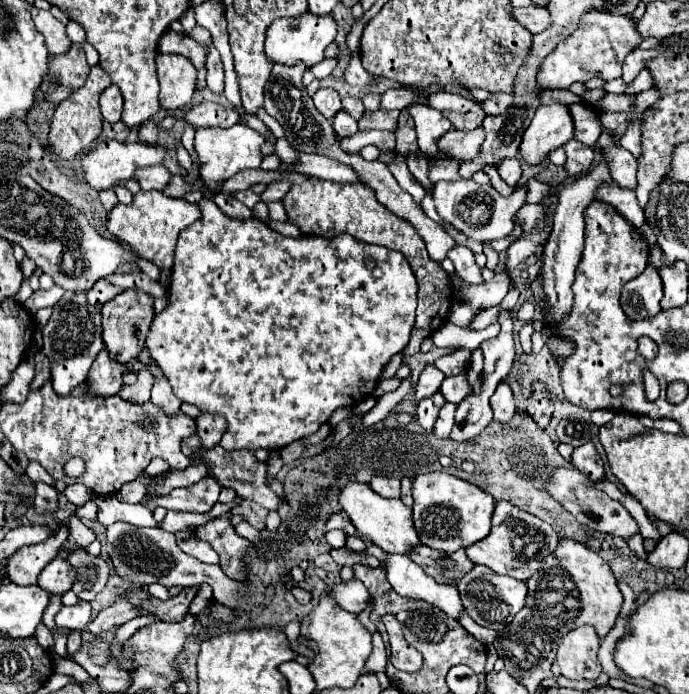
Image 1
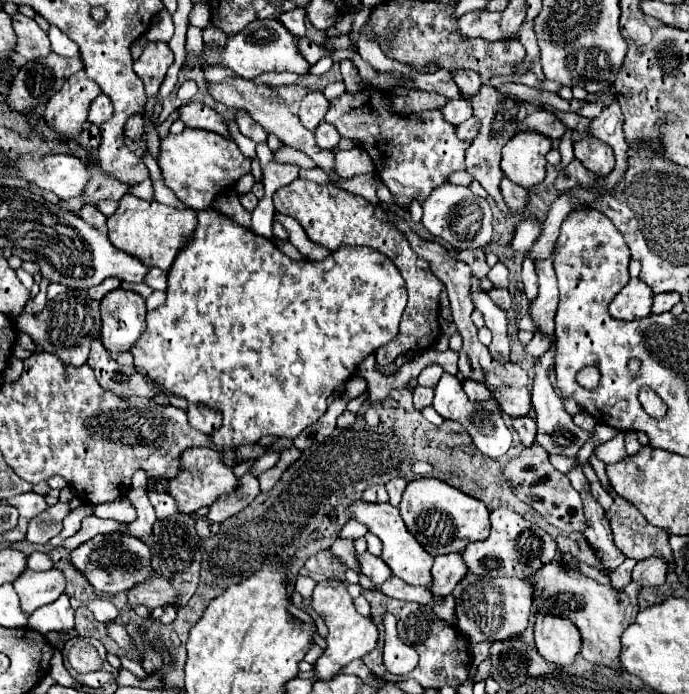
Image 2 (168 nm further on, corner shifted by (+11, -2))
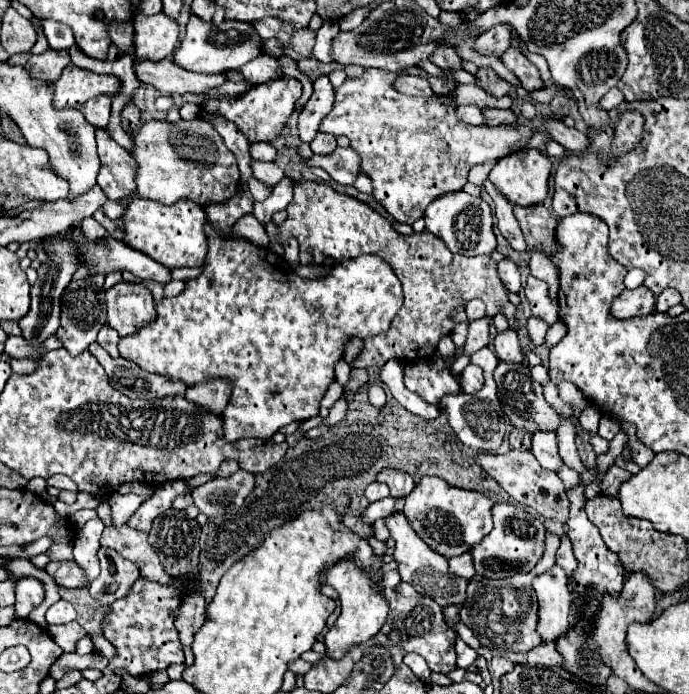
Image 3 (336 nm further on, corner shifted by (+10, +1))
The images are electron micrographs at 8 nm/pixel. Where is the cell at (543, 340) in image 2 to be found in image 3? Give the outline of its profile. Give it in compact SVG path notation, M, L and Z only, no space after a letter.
M555 321L555 323L549 327L549 331L547 331L545 345L551 349L551 347L555 347L563 337L565 337L565 325L563 325L561 321Z

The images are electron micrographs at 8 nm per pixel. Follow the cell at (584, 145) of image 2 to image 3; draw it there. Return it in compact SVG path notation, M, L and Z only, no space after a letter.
M549 119L545 121L545 127L549 131L549 135L559 141L569 153L585 153L589 149L589 135L587 133L581 133L577 129L571 129L571 127L565 127L563 121L557 121L557 119Z

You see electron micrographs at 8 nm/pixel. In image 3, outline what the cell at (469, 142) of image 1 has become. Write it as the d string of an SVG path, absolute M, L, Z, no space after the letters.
M483 109L485 125L515 125L517 117L511 109Z

